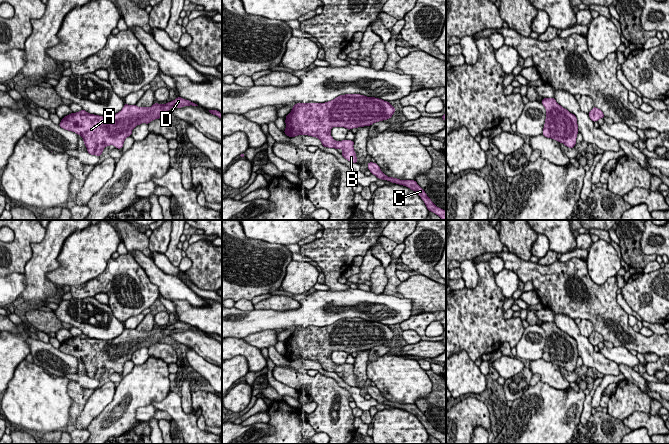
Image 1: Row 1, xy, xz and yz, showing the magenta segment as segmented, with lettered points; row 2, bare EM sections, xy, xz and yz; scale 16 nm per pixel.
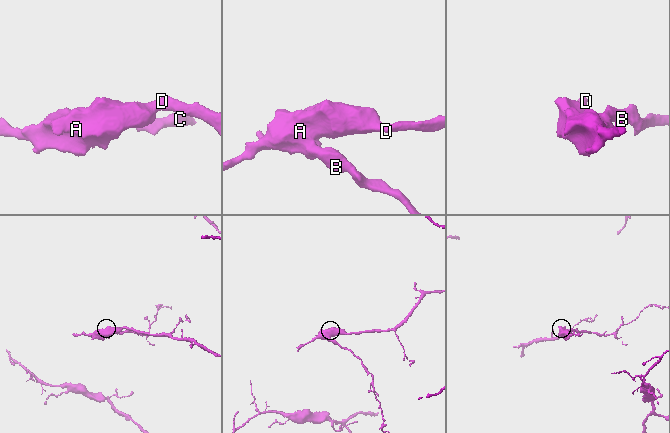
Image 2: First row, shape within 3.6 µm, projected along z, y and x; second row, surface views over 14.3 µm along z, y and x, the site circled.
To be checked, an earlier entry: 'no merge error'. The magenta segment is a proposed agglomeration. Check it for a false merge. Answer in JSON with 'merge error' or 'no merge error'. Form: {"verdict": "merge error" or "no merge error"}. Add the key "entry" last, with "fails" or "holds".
{"verdict": "no merge error", "entry": "holds"}

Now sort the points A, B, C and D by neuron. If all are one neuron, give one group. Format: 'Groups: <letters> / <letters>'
Groups: A B C D

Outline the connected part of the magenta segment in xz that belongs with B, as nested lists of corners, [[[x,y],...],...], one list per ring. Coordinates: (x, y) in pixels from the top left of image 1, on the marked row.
[[[345,94],[325,103],[296,103],[289,114],[286,115],[286,128],[284,133],[288,137],[308,135],[318,138],[322,146],[342,150],[342,156],[352,163],[357,163],[354,141],[336,141],[331,136],[333,127],[344,127],[348,130],[358,127],[370,126],[373,123],[390,119],[396,109],[387,101],[360,94]]]

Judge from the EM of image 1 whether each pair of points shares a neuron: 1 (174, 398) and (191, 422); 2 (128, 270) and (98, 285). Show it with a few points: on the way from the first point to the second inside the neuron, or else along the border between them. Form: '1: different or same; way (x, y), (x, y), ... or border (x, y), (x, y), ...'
1: same; way (174, 405), (174, 409), (184, 419)
2: same; way (121, 273), (113, 275), (105, 283)

